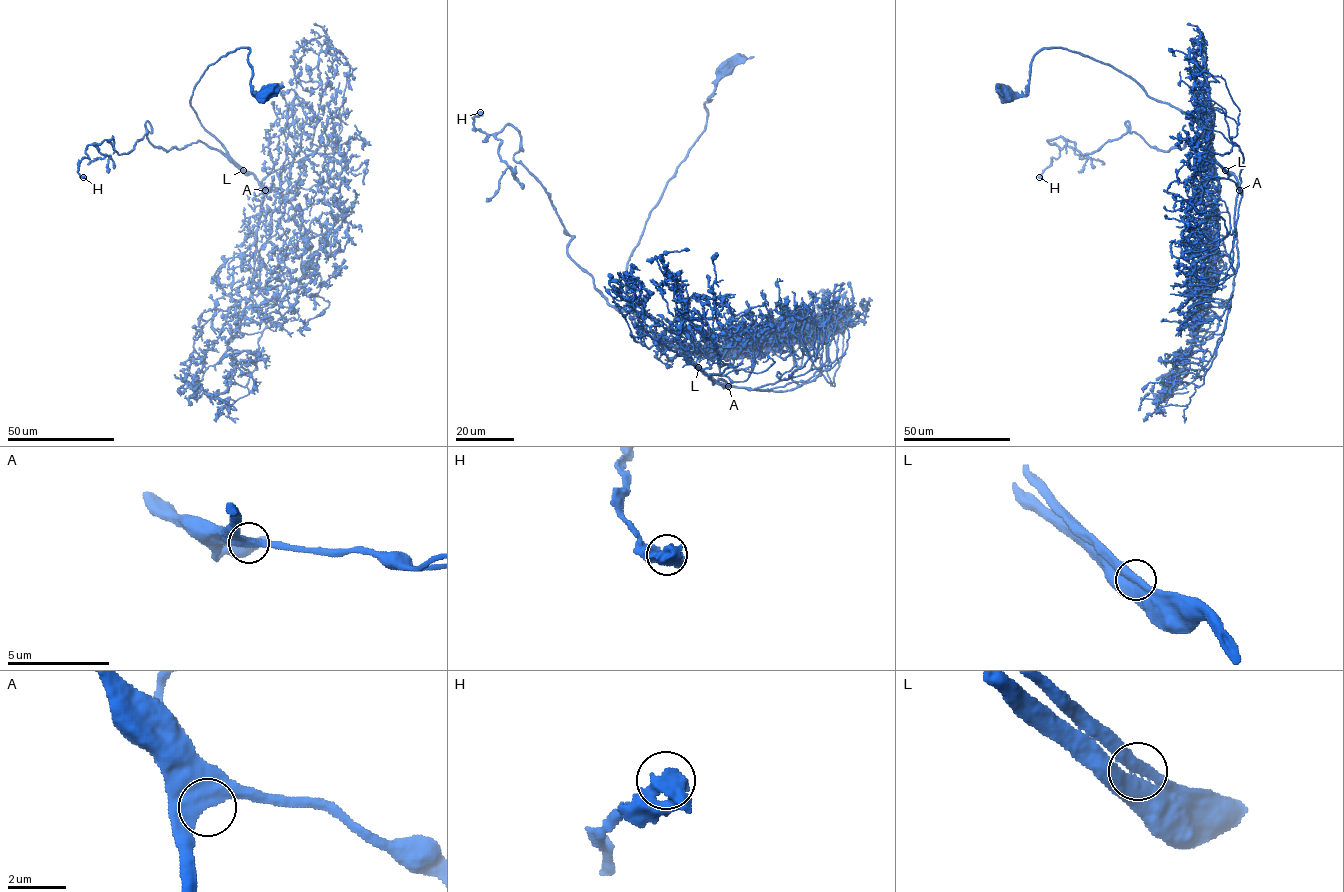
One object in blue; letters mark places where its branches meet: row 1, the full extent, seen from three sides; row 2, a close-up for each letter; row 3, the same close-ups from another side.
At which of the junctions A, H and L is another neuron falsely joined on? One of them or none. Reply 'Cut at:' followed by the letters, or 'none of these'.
Cut at: none of these

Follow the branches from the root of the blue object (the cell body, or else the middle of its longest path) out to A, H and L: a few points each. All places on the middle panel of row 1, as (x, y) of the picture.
A: (726, 66), (704, 104), (705, 129), (668, 182), (627, 262), (626, 291), (643, 332), (728, 386)
H: (726, 66), (627, 262), (635, 324), (679, 349), (609, 304), (514, 159), (519, 132), (483, 141), (479, 112)
L: (726, 66), (720, 67), (715, 92), (704, 104), (705, 129), (651, 212), (626, 275), (635, 324), (699, 367)

